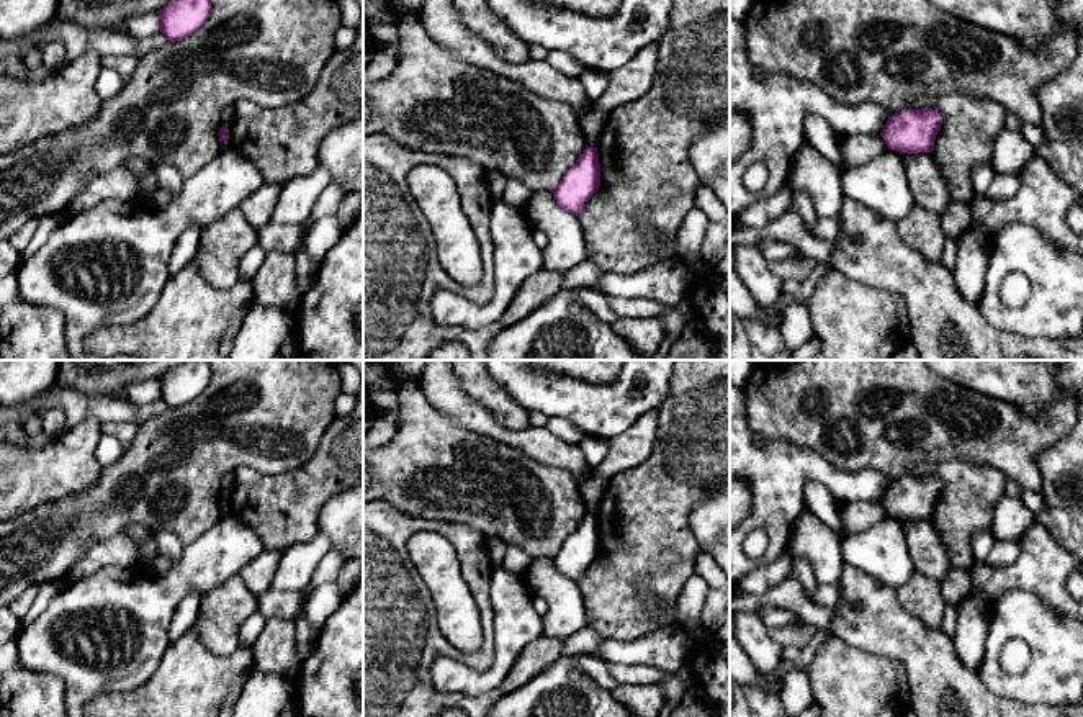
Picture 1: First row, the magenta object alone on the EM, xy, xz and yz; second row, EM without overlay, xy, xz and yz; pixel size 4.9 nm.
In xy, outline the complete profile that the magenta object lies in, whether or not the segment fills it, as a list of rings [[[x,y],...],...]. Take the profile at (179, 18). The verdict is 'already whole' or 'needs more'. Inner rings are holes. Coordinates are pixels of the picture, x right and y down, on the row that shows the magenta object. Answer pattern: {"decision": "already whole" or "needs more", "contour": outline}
{"decision": "already whole", "contour": [[[173,0],[159,15],[159,31],[169,41],[180,41],[198,31],[208,20],[211,0]]]}

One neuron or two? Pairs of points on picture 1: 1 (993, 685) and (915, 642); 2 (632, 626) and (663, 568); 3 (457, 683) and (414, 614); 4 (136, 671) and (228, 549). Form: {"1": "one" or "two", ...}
{"1": "two", "2": "one", "3": "two", "4": "one"}

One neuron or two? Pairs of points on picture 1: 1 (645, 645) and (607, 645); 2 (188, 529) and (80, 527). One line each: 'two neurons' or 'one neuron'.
1: one neuron
2: one neuron

